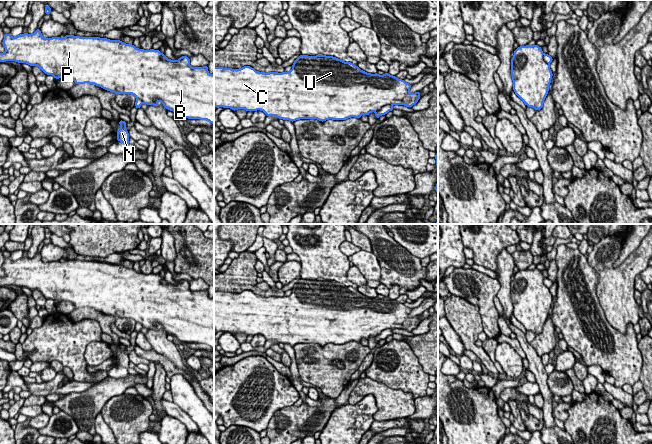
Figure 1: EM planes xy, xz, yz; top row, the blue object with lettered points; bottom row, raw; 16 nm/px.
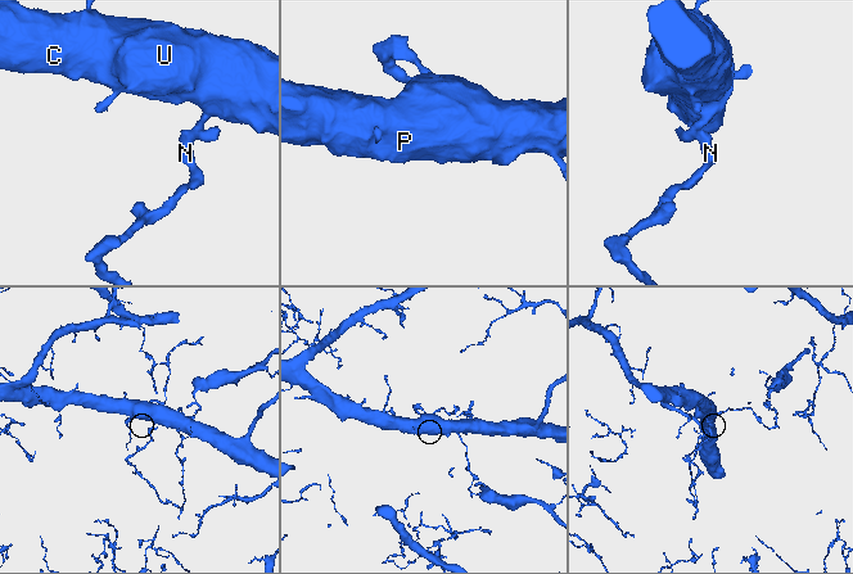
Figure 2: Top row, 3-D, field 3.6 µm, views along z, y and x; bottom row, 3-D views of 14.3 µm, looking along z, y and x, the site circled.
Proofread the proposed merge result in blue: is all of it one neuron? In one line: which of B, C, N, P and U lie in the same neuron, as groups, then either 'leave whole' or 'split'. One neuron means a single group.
groups B C P U / N; split

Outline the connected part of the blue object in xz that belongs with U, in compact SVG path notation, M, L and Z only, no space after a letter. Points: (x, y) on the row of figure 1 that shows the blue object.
M299 55L289 72L258 72L251 66L239 69L214 67L214 106L230 108L233 111L244 109L248 111L263 111L266 116L276 116L278 119L294 122L300 119L346 120L351 117L361 118L371 112L379 111L385 105L404 105L412 108L420 99L420 91L410 93L411 84L396 76L385 73L371 74L361 70L352 62L345 62L333 56Z

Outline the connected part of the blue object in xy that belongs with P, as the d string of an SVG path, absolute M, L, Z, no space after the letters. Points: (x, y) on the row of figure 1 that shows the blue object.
M38 28L33 34L24 33L16 37L4 34L2 43L5 52L0 53L0 62L15 61L31 67L38 66L46 75L52 75L55 79L69 77L78 85L89 83L114 94L132 94L148 106L158 106L161 101L167 110L173 111L180 118L207 120L214 125L214 74L209 73L208 66L193 68L187 56L181 56L178 60L162 60L164 53L159 49L138 49L133 44L100 37L65 35L64 38L44 38Z

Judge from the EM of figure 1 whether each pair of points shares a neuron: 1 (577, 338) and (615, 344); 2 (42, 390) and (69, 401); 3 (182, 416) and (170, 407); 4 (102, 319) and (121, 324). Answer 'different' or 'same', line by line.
1: same
2: different
3: same
4: different

